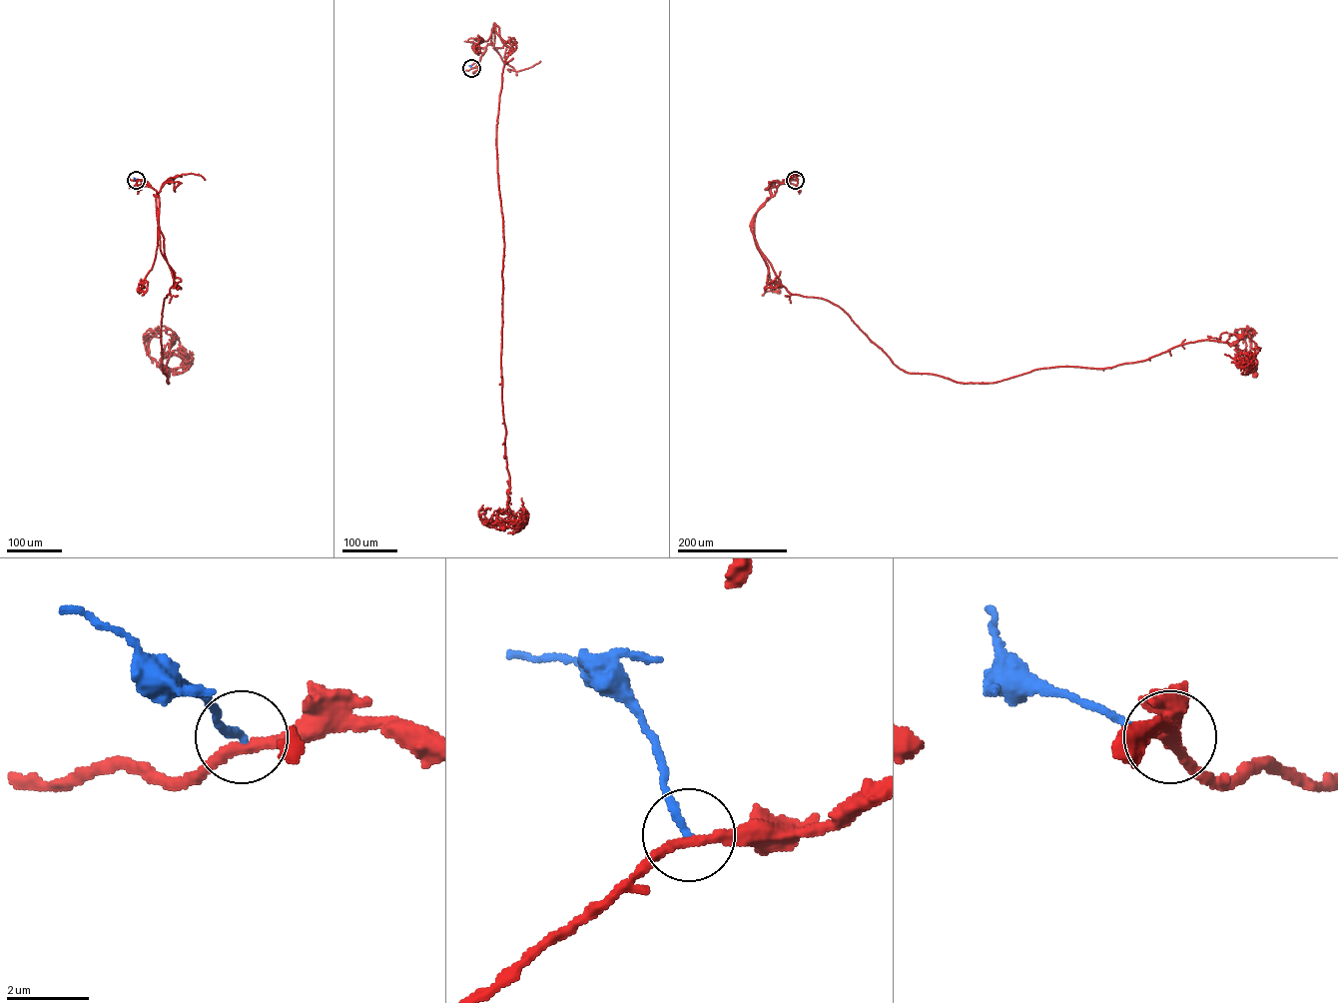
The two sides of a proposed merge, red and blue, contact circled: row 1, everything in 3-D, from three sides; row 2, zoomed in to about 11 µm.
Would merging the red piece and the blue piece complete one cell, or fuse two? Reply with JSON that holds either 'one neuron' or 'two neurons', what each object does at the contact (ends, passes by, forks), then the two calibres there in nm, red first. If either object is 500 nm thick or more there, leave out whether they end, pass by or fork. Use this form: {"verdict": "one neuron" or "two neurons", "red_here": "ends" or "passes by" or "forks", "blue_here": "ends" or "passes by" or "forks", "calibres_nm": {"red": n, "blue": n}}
{"verdict": "two neurons", "red_here": "passes by", "blue_here": "ends", "calibres_nm": {"red": 240, "blue": 200}}

